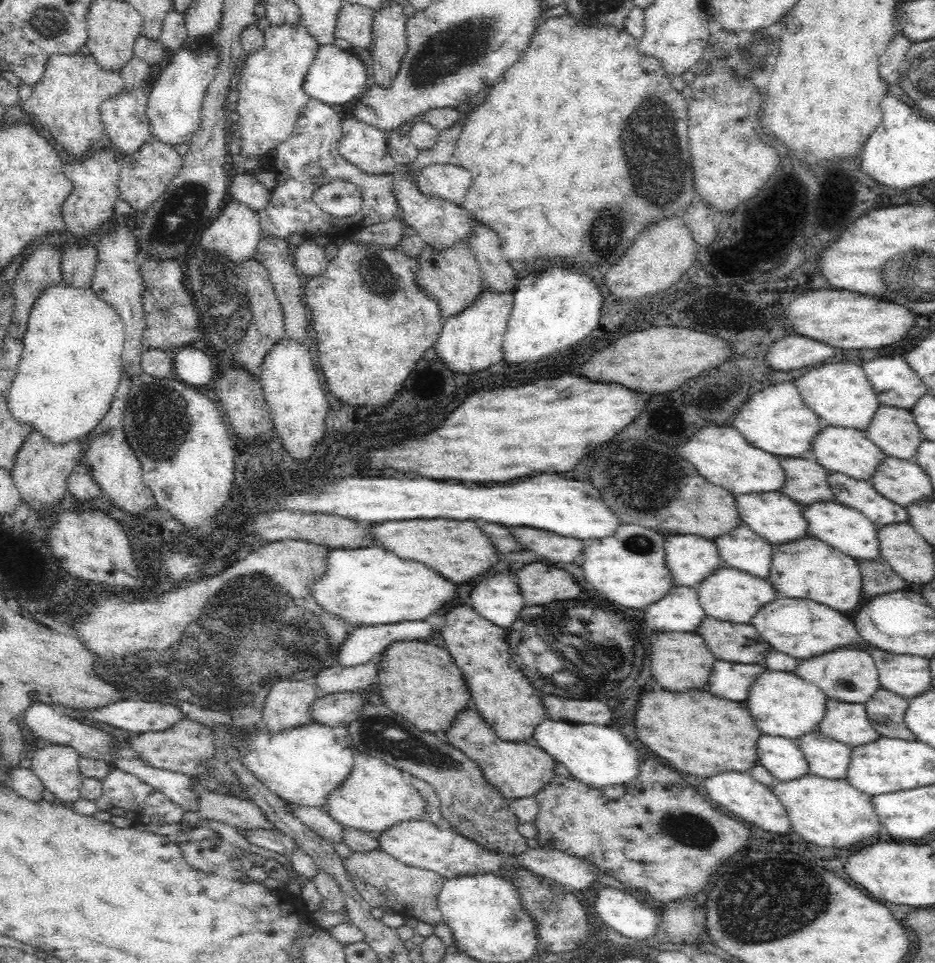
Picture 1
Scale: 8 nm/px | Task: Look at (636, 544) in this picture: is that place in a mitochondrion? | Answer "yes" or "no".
yes

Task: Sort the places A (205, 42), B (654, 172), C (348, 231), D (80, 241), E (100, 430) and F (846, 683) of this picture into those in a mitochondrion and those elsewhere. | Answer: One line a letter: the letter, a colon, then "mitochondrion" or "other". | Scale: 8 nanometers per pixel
A: other
B: mitochondrion
C: other
D: other
E: other
F: mitochondrion

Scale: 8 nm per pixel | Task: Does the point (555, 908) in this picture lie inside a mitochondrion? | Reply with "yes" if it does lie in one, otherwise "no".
yes

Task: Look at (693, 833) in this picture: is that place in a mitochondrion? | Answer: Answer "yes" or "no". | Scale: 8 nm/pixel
yes

